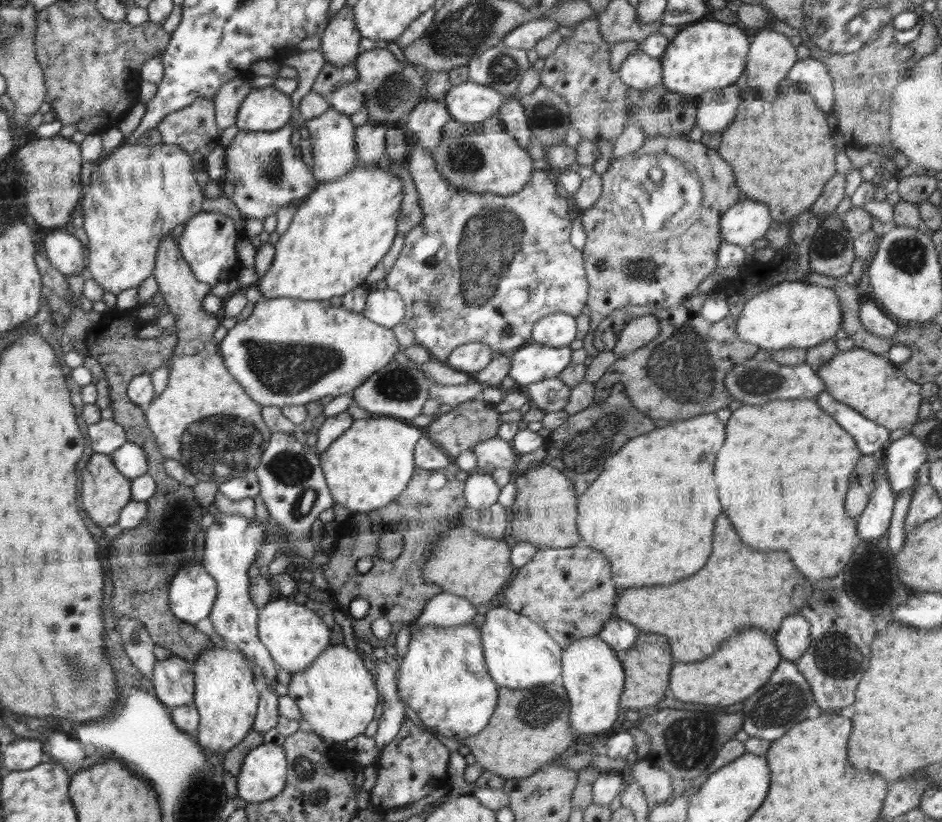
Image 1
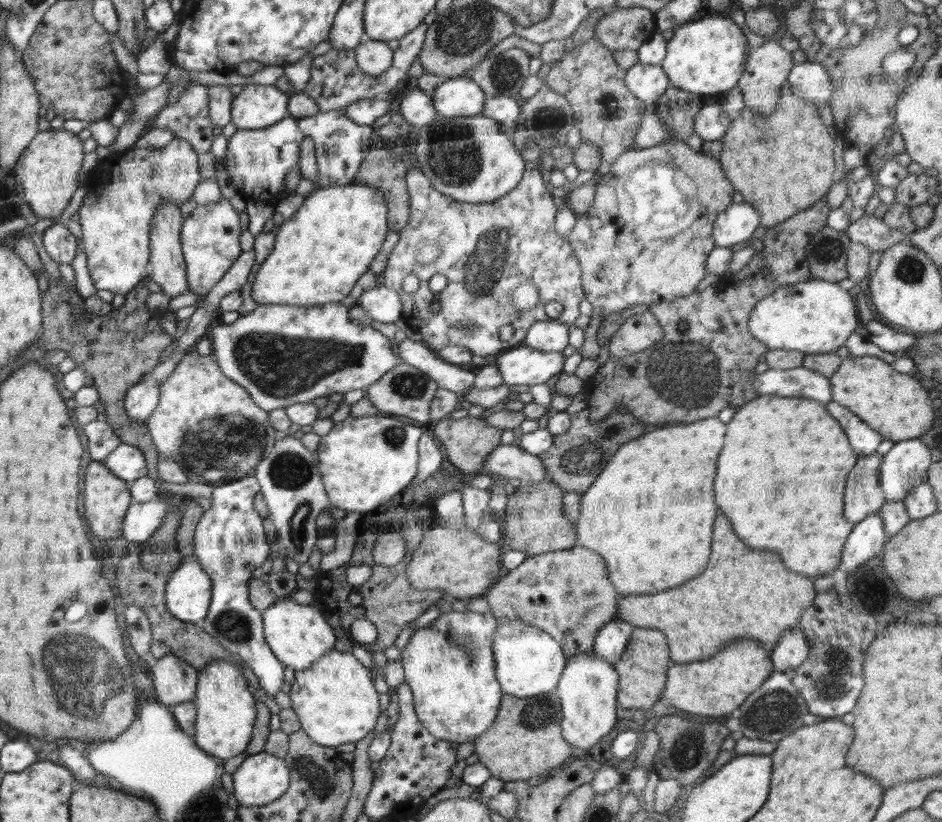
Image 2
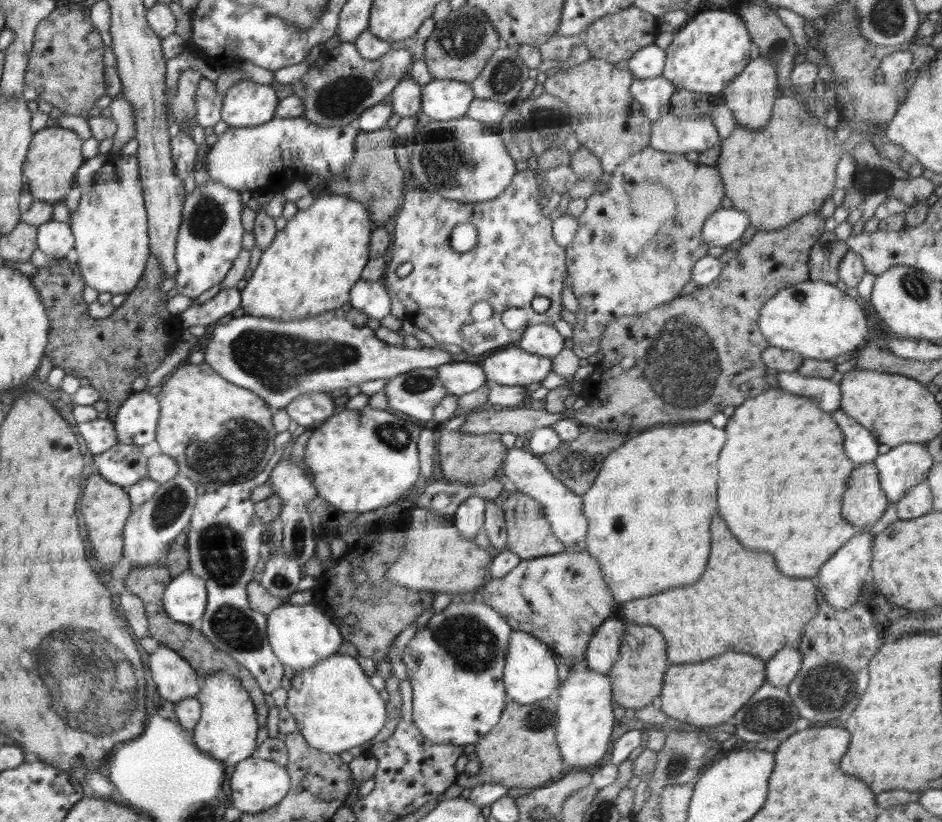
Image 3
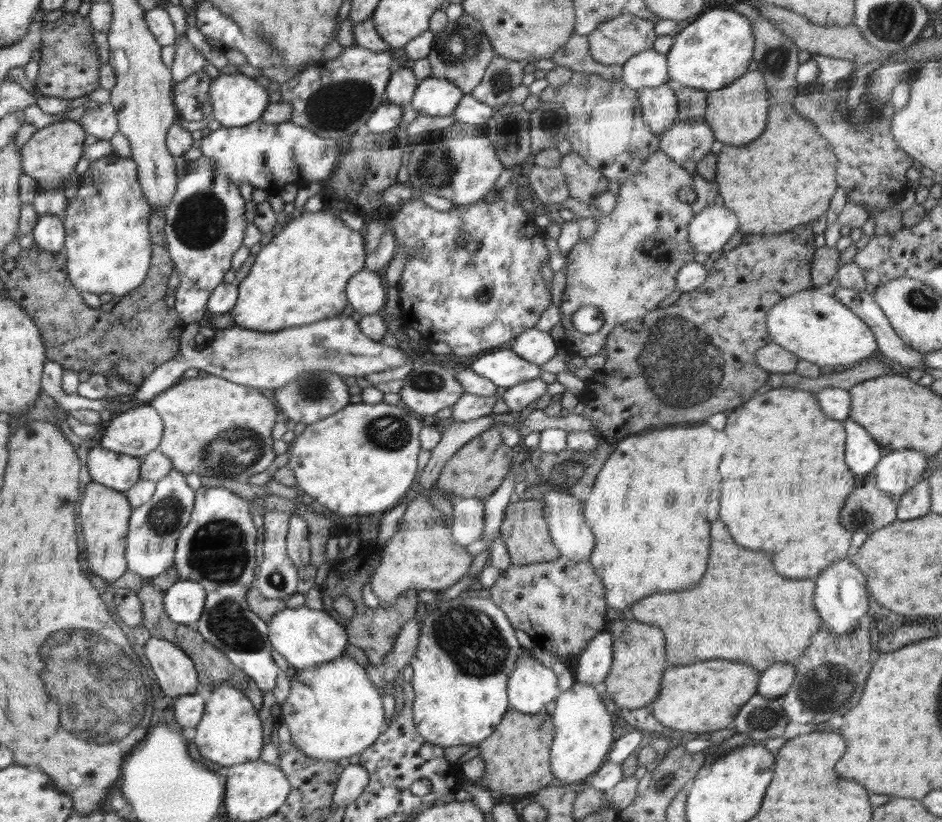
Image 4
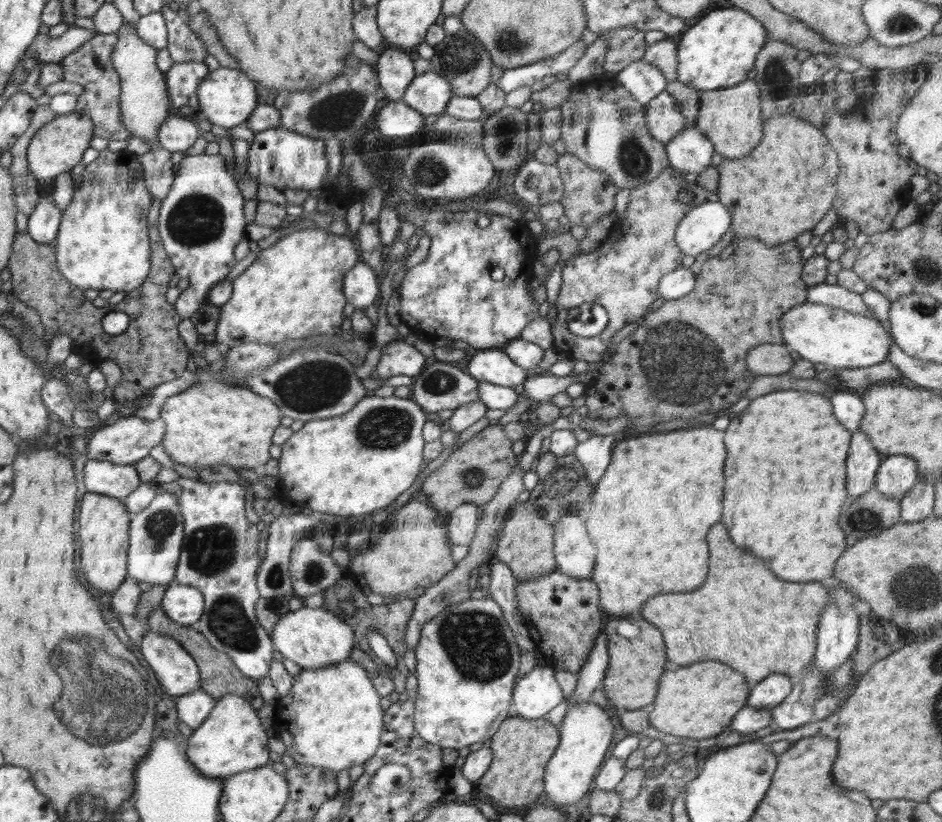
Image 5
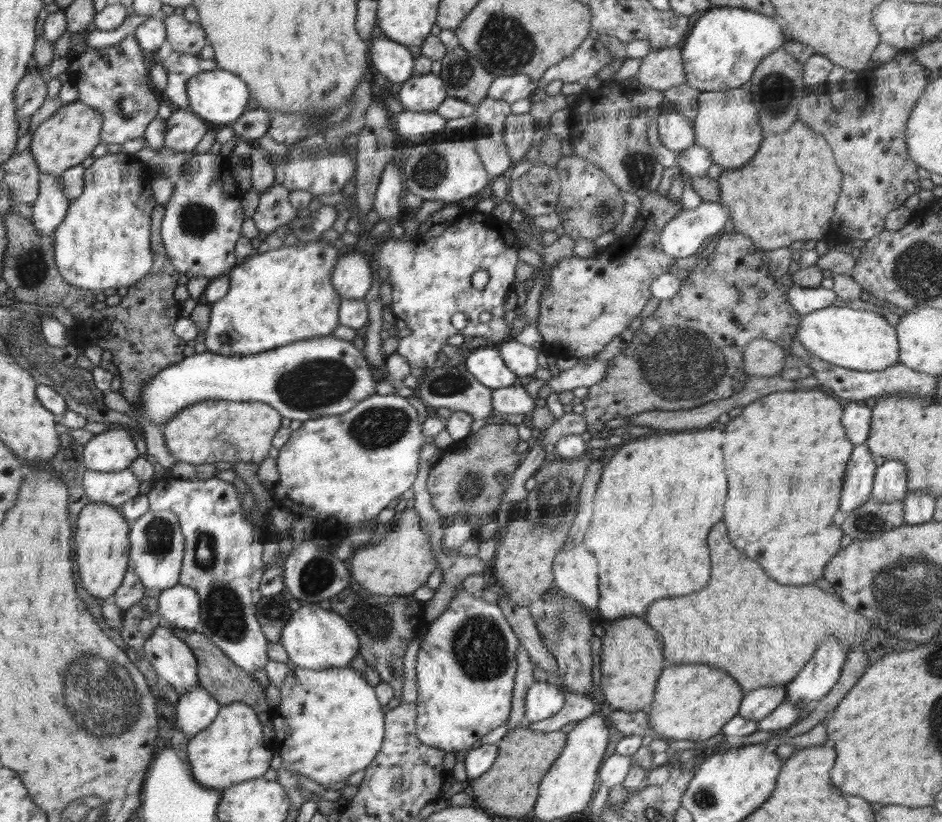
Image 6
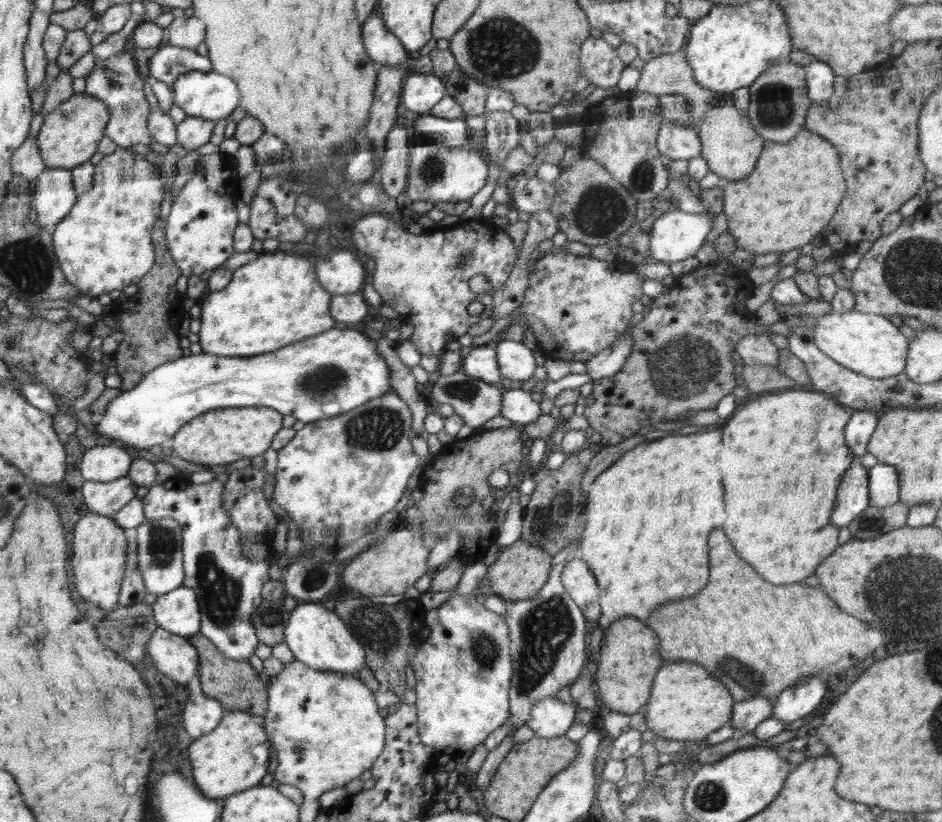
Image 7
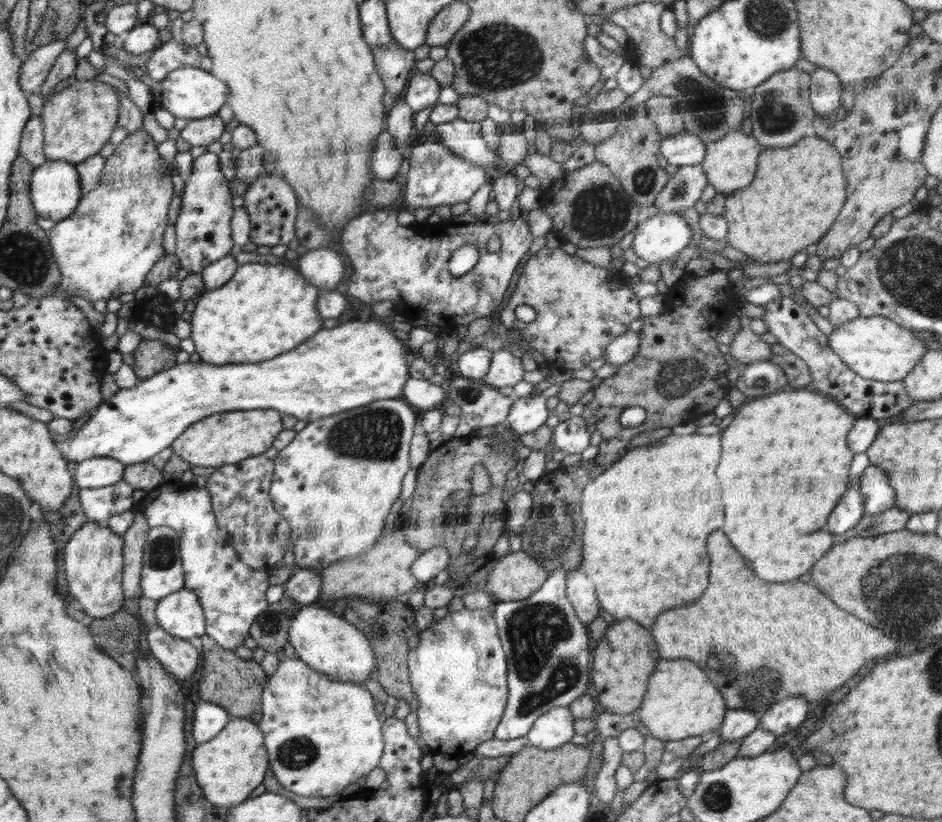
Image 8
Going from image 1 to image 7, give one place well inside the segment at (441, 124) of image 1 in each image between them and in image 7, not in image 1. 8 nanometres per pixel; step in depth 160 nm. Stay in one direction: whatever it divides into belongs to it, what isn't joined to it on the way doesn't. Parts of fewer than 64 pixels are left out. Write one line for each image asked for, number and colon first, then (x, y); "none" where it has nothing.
2: (416, 106)
3: (406, 97)
4: (402, 84)
5: (395, 70)
6: (393, 60)
7: (382, 46)

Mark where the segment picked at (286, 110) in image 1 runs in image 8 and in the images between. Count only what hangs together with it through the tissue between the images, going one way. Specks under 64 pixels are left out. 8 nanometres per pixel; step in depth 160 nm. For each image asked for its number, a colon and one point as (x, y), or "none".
2: (254, 106)
3: (247, 103)
4: (237, 100)
5: (227, 97)
6: (219, 96)
7: (208, 95)
8: (188, 93)

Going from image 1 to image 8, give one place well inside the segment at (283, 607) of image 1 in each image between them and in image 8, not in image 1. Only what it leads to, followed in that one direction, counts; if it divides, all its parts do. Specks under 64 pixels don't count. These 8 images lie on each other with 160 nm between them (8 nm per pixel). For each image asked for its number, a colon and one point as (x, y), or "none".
2: (298, 635)
3: (301, 636)
4: (306, 638)
5: (314, 638)
6: (314, 638)
7: (316, 636)
8: (330, 644)

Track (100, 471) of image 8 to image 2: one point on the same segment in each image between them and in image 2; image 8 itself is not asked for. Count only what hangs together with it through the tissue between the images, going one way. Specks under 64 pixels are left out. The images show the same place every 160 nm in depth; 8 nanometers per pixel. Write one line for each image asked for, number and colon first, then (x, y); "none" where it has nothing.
2: (141, 401)
3: (136, 420)
4: (136, 432)
5: (128, 441)
6: (112, 450)
7: (102, 463)

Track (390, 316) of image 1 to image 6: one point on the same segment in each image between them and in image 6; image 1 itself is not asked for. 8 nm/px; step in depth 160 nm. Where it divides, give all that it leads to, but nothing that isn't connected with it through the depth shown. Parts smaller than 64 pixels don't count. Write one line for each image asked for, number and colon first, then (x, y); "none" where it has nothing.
2: (382, 304)
3: (371, 297)
4: (367, 291)
5: (362, 284)
6: (352, 278)

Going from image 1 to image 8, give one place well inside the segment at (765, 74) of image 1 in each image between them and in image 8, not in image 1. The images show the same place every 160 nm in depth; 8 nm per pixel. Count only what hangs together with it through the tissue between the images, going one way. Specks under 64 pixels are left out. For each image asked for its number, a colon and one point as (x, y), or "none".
2: (767, 66)
3: (751, 95)
4: (737, 114)
5: (731, 118)
6: (726, 123)
7: (730, 146)
8: (730, 164)

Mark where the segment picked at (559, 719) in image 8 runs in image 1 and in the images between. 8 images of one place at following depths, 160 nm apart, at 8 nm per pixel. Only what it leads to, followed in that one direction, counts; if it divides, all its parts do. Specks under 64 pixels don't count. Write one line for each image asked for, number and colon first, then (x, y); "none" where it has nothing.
1: (519, 653)
2: (528, 661)
3: (530, 674)
4: (531, 685)
5: (537, 692)
6: (543, 700)
7: (550, 717)

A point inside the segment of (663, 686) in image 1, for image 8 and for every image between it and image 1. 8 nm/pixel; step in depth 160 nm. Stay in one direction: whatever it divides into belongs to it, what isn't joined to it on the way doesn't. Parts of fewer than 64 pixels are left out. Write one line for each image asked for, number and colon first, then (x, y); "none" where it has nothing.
2: (642, 668)
3: (636, 677)
4: (638, 665)
5: (635, 665)
6: (632, 660)
7: (629, 658)
8: (624, 659)

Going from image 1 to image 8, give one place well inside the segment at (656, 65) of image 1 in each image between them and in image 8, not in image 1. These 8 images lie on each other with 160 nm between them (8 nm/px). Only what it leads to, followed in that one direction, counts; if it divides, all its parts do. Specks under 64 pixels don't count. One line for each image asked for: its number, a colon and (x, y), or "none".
2: (647, 82)
3: (653, 95)
4: (658, 105)
5: (664, 121)
6: (676, 133)
7: (677, 142)
8: (685, 148)

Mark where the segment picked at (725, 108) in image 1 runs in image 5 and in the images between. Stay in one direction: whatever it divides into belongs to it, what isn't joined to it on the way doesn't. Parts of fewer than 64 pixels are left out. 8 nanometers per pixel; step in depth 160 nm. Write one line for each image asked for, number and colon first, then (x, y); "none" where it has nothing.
2: (711, 123)
3: (700, 134)
4: (682, 142)
5: (690, 151)

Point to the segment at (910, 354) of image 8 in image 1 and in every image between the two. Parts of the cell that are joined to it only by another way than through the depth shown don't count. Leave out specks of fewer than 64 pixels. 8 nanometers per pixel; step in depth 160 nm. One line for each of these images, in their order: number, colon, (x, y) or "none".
1: (799, 314)
2: (817, 316)
3: (814, 319)
4: (818, 328)
5: (819, 333)
6: (861, 340)
7: (869, 344)

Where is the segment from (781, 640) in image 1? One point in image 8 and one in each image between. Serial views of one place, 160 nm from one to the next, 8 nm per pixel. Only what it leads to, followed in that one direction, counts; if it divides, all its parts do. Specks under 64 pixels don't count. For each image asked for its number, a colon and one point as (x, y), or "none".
2: (791, 650)
3: (781, 669)
4: (774, 682)
5: (771, 691)
6: (757, 704)
7: (747, 715)
8: (737, 724)

